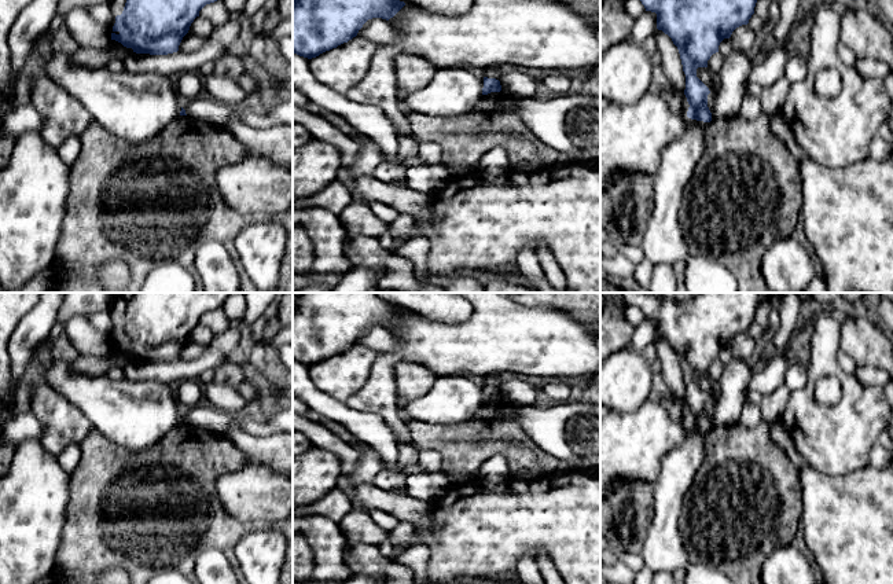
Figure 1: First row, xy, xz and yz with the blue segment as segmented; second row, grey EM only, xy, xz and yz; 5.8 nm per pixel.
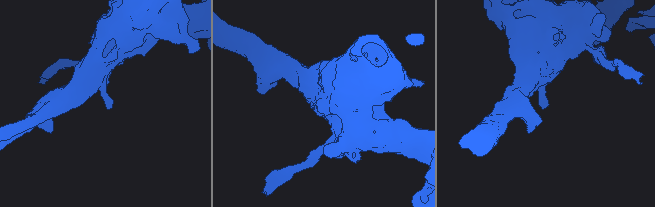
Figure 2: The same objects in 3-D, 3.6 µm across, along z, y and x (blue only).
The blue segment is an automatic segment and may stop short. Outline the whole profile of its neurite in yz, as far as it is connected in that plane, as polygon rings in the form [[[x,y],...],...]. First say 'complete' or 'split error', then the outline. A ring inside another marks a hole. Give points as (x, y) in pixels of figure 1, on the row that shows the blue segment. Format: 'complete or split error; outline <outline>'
complete; outline [[[640,0],[646,11],[657,14],[657,29],[668,34],[677,47],[683,71],[686,74],[684,95],[690,104],[687,117],[710,122],[712,113],[708,107],[709,88],[697,77],[698,67],[708,67],[708,60],[724,38],[732,32],[747,25],[754,14],[757,0]]]

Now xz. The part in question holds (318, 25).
complete; outline [[[293,0],[293,52],[316,58],[356,37],[368,19],[389,21],[404,5],[400,0]]]

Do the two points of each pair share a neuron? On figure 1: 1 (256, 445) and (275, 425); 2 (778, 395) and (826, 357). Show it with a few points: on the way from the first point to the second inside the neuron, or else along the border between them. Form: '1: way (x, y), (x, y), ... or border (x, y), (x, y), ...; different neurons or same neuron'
1: border (271, 430), (278, 432); different neurons
2: border (792, 392), (786, 406); different neurons

